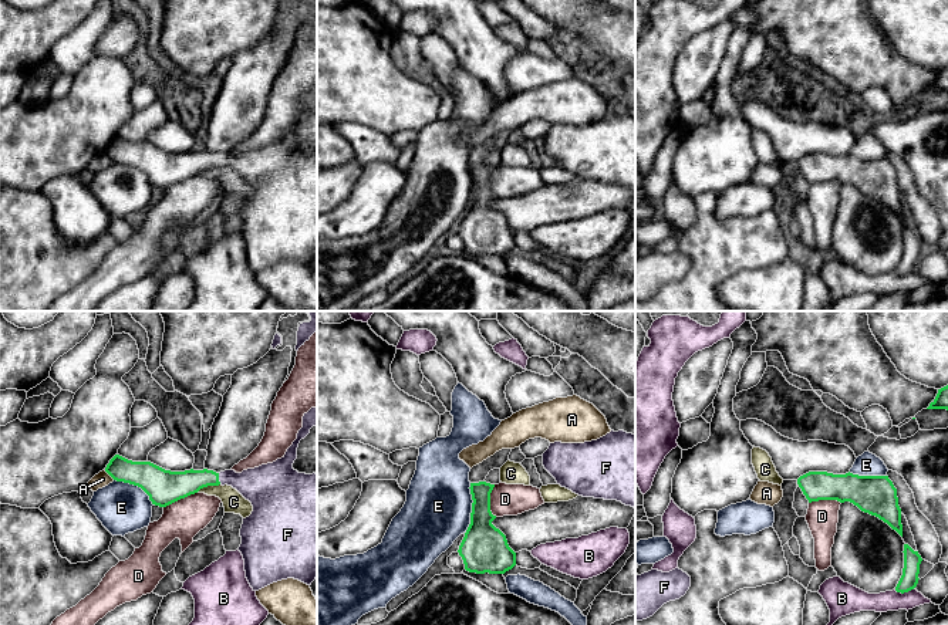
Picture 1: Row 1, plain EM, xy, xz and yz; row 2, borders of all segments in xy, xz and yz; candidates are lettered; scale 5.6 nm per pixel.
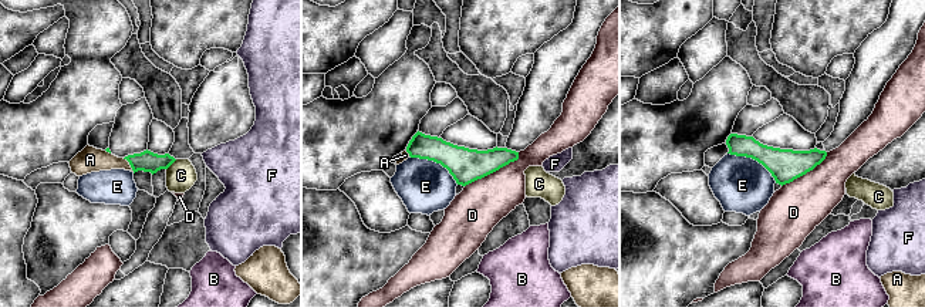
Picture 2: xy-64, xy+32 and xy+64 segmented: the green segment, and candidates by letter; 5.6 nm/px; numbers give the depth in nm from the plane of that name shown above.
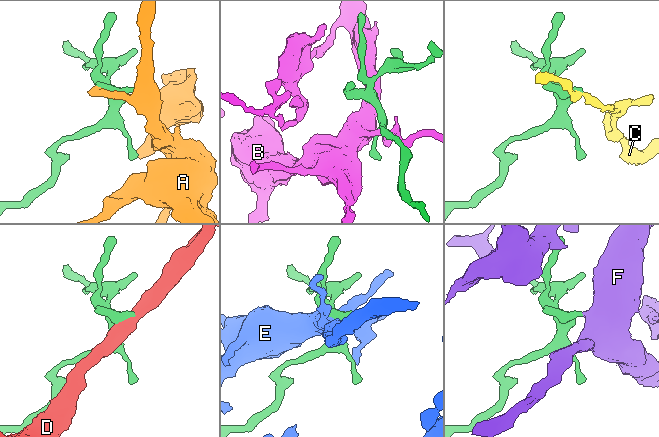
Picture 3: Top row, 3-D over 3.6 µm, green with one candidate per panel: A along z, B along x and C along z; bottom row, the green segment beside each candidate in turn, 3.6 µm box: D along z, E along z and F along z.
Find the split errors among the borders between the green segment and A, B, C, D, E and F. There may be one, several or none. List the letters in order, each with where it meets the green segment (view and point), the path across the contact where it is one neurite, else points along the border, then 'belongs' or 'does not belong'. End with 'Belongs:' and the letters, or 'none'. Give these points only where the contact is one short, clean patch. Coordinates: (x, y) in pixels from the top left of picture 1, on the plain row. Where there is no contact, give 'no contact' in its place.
A: xy (110, 156) | along xy (104, 152), (114, 161) | does not belong
B: yz (904, 273) | along yz (914, 269), (903, 274), (894, 272) | does not belong
C: xy (208, 166) | along xy (219, 165), (203, 168), (196, 174) | does not belong
D: xy (179, 181) | along xy (196, 174), (164, 189) | does not belong
E: xz (472, 191) | does not belong
F: xy (218, 161) | across xy (175, 166), (196, 161), (218, 161), (235, 161), (260, 168) | belongs
Belongs: F

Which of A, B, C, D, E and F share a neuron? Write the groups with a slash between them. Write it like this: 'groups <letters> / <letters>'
groups A / B / C / D / E / F

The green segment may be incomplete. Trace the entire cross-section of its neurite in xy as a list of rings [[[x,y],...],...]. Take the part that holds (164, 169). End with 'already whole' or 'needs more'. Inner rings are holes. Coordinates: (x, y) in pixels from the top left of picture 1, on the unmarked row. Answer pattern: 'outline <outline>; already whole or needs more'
outline [[[311,89],[303,98],[303,109],[298,112],[297,121],[281,141],[242,155],[232,151],[220,155],[208,151],[171,153],[151,143],[132,143],[119,136],[109,142],[105,153],[117,163],[141,169],[152,186],[159,189],[166,189],[208,168],[232,168],[253,188],[252,196],[243,200],[239,229],[244,241],[246,260],[253,273],[287,260],[311,267],[317,260],[317,156],[298,155],[293,151],[293,145],[297,141],[300,122],[316,107],[317,89]]]; needs more

